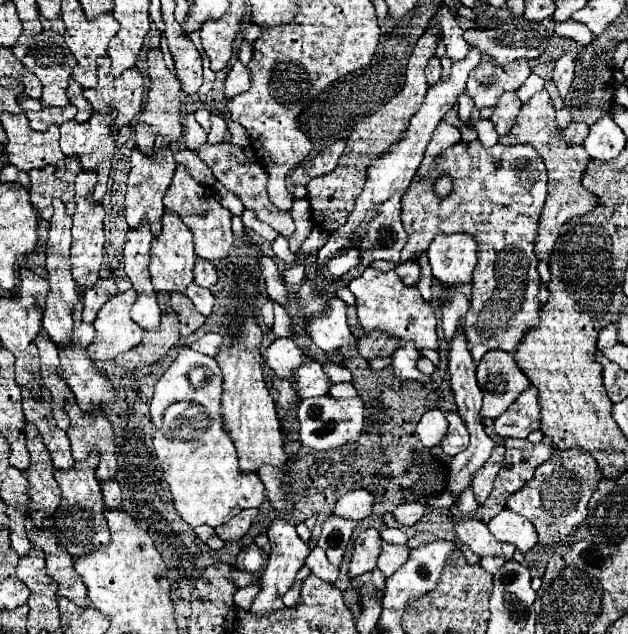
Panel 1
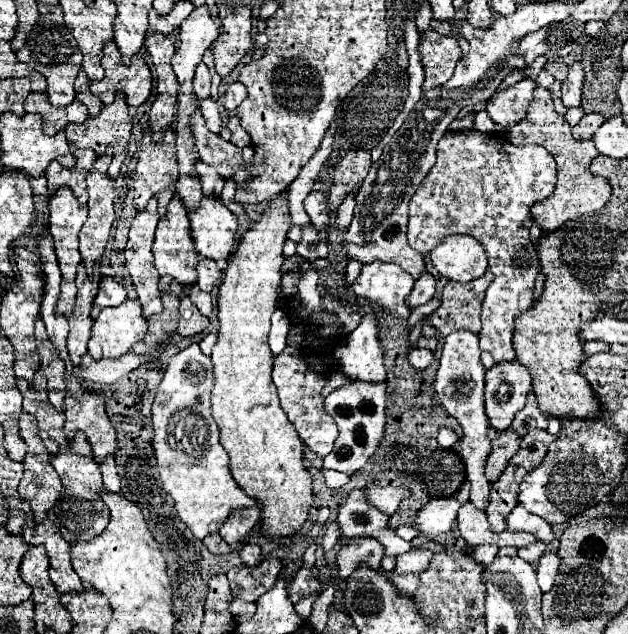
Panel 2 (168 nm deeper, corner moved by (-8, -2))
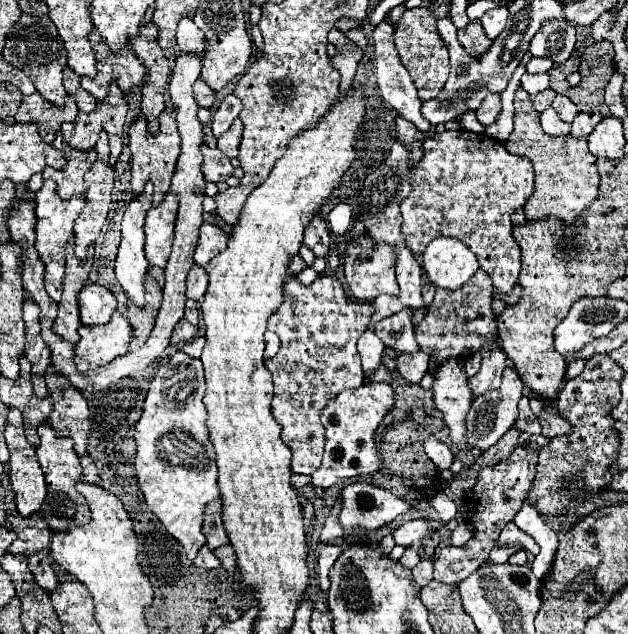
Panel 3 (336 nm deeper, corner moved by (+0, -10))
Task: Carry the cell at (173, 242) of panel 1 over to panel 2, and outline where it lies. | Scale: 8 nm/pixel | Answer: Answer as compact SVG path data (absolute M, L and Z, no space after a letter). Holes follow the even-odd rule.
M174 196L174 200L168 204L164 218L160 218L160 222L158 222L152 254L154 254L154 266L156 266L160 276L170 274L172 278L176 278L184 286L196 282L196 264L198 264L200 258L194 250L194 240L190 236L190 220L188 220L186 208L178 200L178 196Z

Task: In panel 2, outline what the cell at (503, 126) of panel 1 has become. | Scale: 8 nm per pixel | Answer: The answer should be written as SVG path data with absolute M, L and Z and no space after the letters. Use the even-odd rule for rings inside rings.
M526 78L526 80L502 90L502 92L496 92L486 102L488 116L496 124L502 124L504 128L512 128L514 124L518 124L518 120L522 120L526 116L528 102L532 100L534 86L536 84L530 78Z

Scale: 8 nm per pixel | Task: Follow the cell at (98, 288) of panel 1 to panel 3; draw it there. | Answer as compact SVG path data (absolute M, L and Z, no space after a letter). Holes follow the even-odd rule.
M88 284L80 292L80 318L84 326L104 324L116 312L116 298L100 284Z

